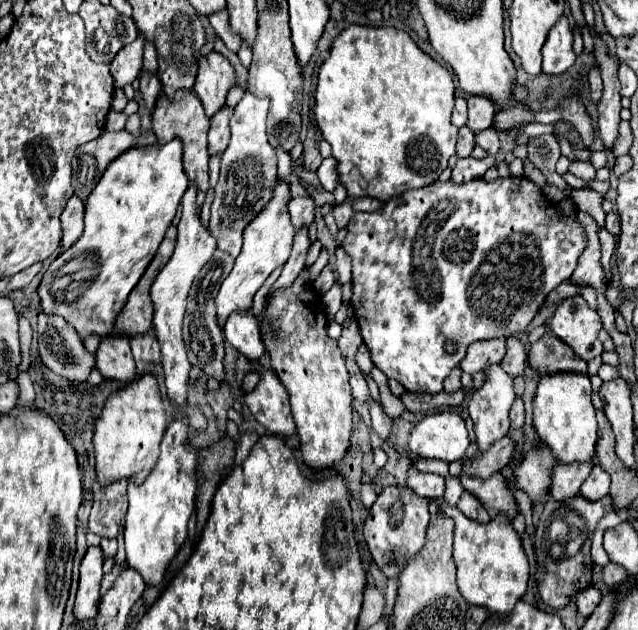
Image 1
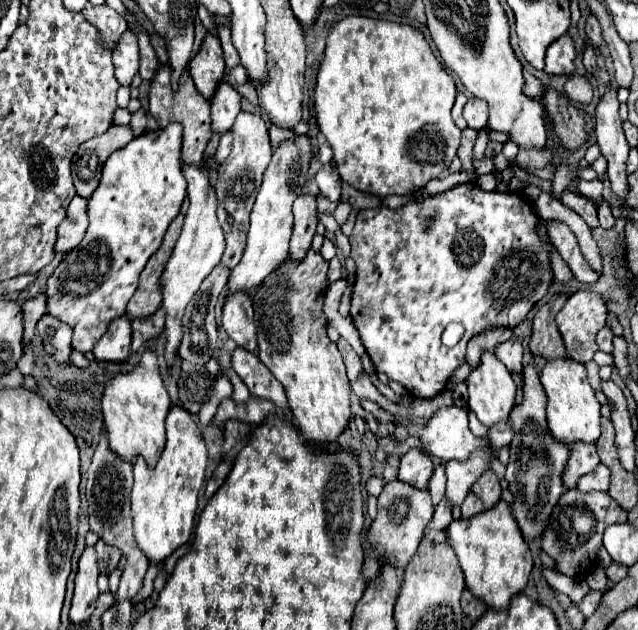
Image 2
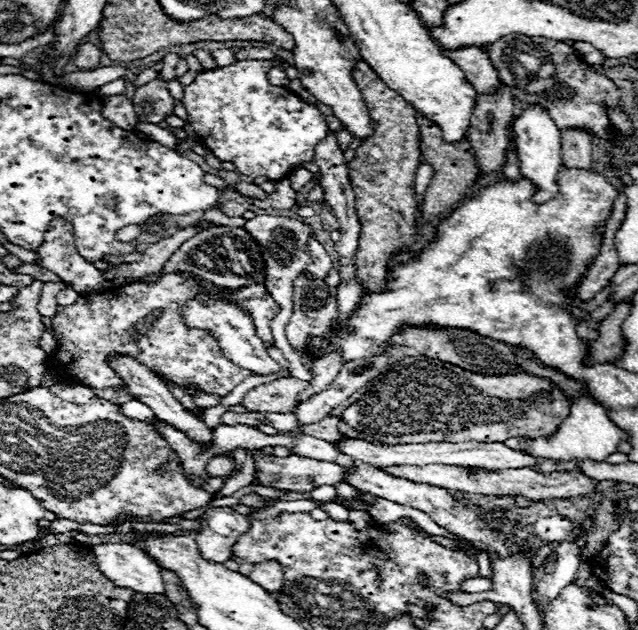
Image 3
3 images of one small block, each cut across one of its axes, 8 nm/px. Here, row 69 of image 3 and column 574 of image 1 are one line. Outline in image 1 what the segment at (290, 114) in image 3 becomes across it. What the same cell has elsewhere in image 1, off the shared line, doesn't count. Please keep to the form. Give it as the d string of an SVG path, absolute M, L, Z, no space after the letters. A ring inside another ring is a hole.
M526 176L522 178L498 178L494 182L484 182L482 178L472 180L468 184L452 184L448 182L434 182L426 188L418 188L412 192L404 192L392 200L388 200L384 204L382 210L378 212L356 212L350 218L348 224L348 234L342 242L342 248L348 252L348 256L352 258L352 286L354 286L354 294L350 300L350 306L354 308L354 316L358 320L360 326L360 334L370 350L372 362L376 368L380 368L388 378L394 378L398 382L402 382L402 386L408 392L420 392L420 394L438 394L442 392L442 382L444 378L450 374L452 368L456 368L462 358L466 356L466 348L472 342L478 340L490 340L490 338L508 338L516 332L526 330L526 326L530 324L530 320L534 318L534 314L538 312L538 308L544 304L546 296L568 276L572 276L578 256L582 254L586 246L586 234L584 228L578 226L576 216L570 216L568 220L564 220L560 216L560 212L556 210L554 204L550 204L542 190L528 180ZM448 342L456 344L456 352L448 352L446 344Z

